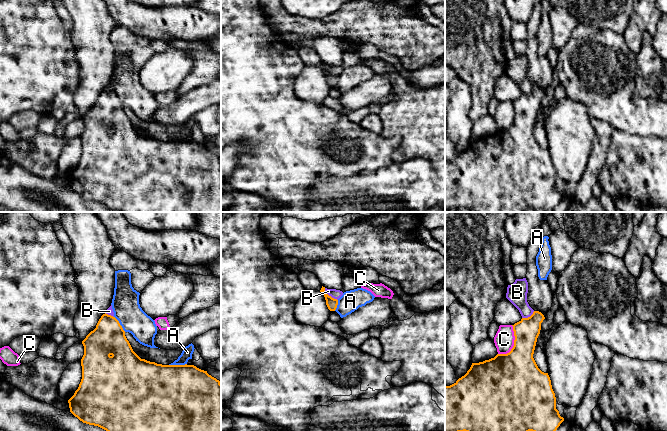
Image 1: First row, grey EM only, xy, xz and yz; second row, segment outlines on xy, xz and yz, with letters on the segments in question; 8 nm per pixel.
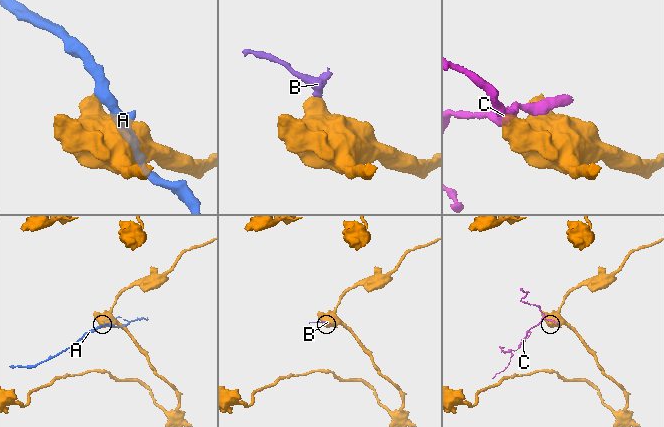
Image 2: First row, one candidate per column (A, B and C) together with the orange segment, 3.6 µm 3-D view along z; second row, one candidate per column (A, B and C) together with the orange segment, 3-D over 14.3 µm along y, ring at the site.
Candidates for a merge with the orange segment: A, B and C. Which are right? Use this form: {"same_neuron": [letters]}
{"same_neuron": []}

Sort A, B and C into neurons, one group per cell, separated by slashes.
A / B C

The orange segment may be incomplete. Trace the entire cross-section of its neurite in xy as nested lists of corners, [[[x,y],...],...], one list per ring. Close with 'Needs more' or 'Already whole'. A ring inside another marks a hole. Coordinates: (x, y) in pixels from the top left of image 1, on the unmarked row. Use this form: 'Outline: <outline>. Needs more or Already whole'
Outline: [[[103,90],[96,104],[82,117],[84,131],[81,135],[82,155],[74,171],[68,176],[70,188],[83,199],[98,202],[118,212],[221,212],[221,159],[207,147],[194,141],[162,141],[141,135],[132,125],[119,97],[108,90]]]. Already whole

